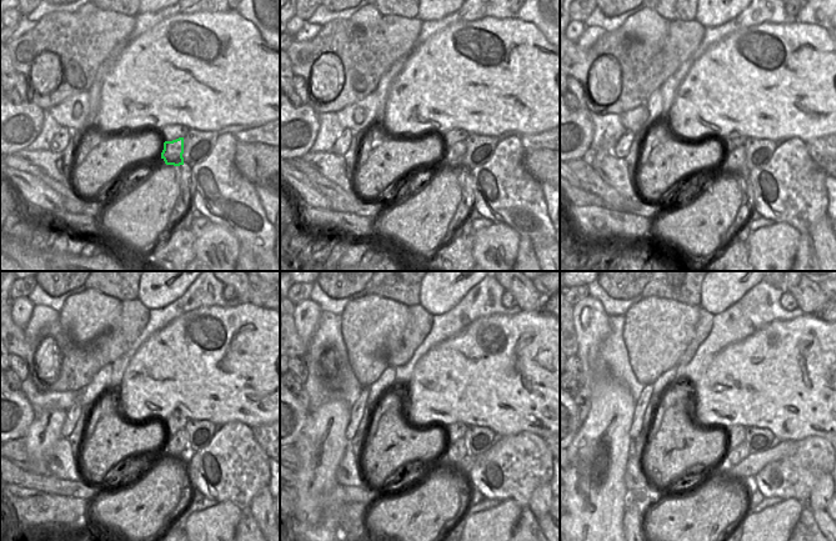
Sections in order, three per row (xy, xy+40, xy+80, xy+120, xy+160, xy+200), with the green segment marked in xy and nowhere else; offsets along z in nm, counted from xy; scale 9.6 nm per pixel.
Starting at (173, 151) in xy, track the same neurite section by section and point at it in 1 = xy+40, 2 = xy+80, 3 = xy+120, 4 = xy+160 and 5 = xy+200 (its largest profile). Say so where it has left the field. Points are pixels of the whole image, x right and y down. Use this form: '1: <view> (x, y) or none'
1: xy+40 (454, 155)
2: xy+80 (735, 161)
3: xy+120 (176, 447)
4: xy+160 (456, 451)
5: xy+200 (734, 456)

